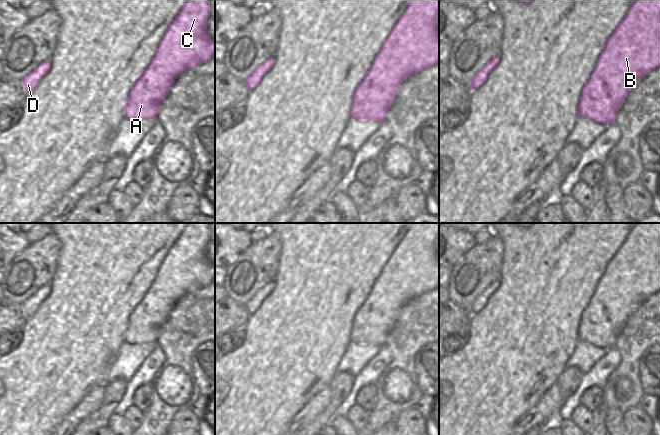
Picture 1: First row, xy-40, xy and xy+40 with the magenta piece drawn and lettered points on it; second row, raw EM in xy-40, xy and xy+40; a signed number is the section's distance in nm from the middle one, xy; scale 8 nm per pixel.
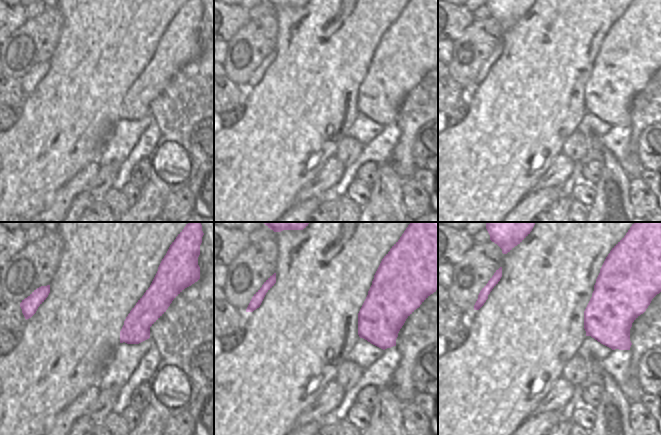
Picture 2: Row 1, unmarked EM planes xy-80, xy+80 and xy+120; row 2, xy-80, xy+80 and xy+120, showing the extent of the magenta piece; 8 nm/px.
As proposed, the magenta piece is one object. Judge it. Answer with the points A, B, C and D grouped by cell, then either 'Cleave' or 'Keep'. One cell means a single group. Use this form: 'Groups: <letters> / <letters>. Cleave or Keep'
Groups: A B C D. Keep.

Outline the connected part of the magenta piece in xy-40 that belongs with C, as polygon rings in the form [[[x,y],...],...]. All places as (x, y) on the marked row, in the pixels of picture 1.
[[[188,0],[167,28],[145,72],[129,92],[125,118],[155,119],[161,102],[175,80],[186,70],[209,61],[215,54],[215,43],[207,32],[209,0]]]

